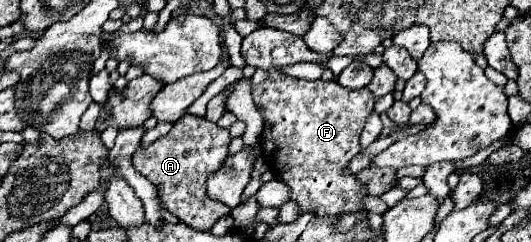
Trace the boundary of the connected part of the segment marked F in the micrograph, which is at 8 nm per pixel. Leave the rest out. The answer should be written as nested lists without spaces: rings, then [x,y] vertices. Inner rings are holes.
[[[269,69],[269,77],[251,89],[257,105],[265,109],[265,129],[261,133],[263,157],[275,171],[275,177],[289,185],[291,199],[301,205],[303,211],[315,215],[339,215],[359,211],[361,197],[365,197],[365,187],[357,181],[355,175],[347,173],[347,163],[353,155],[361,151],[359,135],[365,127],[365,119],[373,111],[375,97],[367,89],[347,89],[337,81],[307,81],[289,77],[279,69]]]

